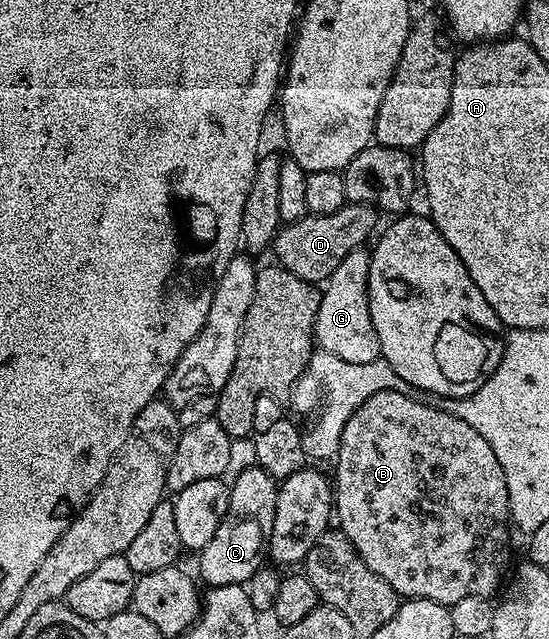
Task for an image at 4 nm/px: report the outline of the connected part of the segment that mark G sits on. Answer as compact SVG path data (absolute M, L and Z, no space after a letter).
M368 247L351 250L339 266L324 281L317 321L313 327L315 344L320 351L335 354L343 362L375 362L381 354L379 338L369 313L369 257Z

